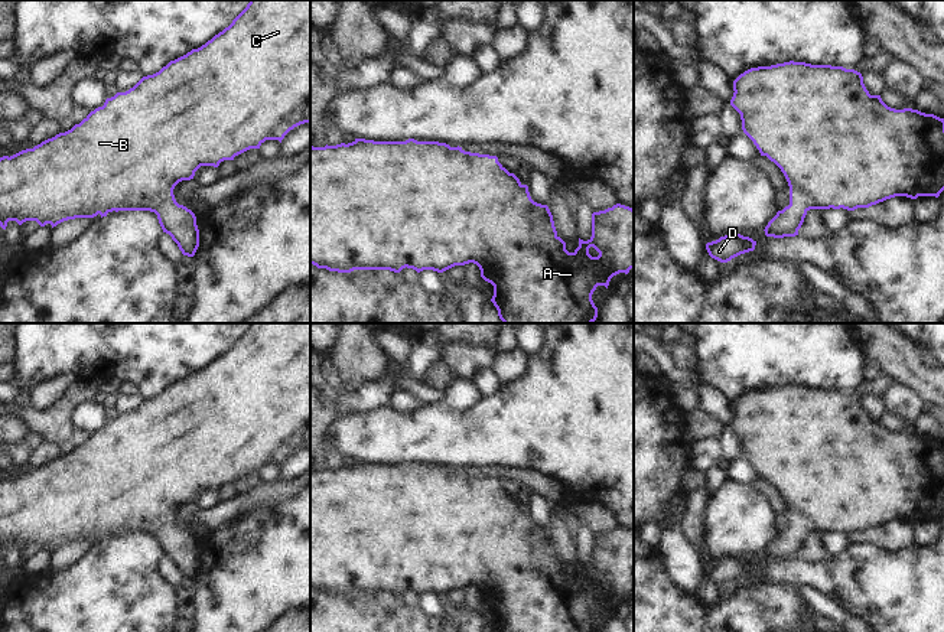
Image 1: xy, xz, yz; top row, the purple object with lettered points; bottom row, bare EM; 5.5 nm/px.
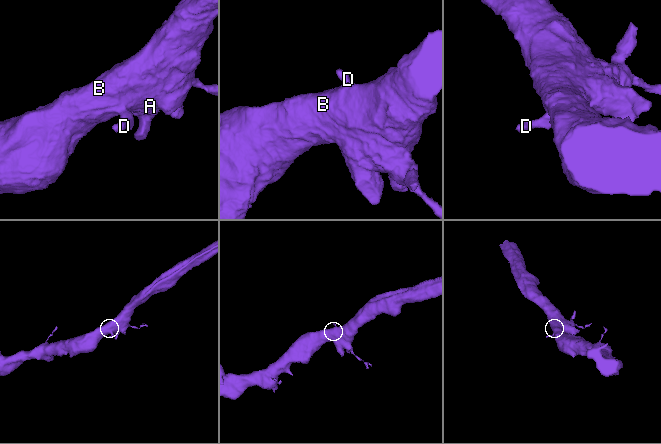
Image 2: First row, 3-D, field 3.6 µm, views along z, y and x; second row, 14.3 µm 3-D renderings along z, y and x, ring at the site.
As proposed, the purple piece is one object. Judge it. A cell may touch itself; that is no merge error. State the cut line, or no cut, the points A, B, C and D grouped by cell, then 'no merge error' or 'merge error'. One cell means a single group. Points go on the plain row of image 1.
cut none; groups A B C D; no merge error

